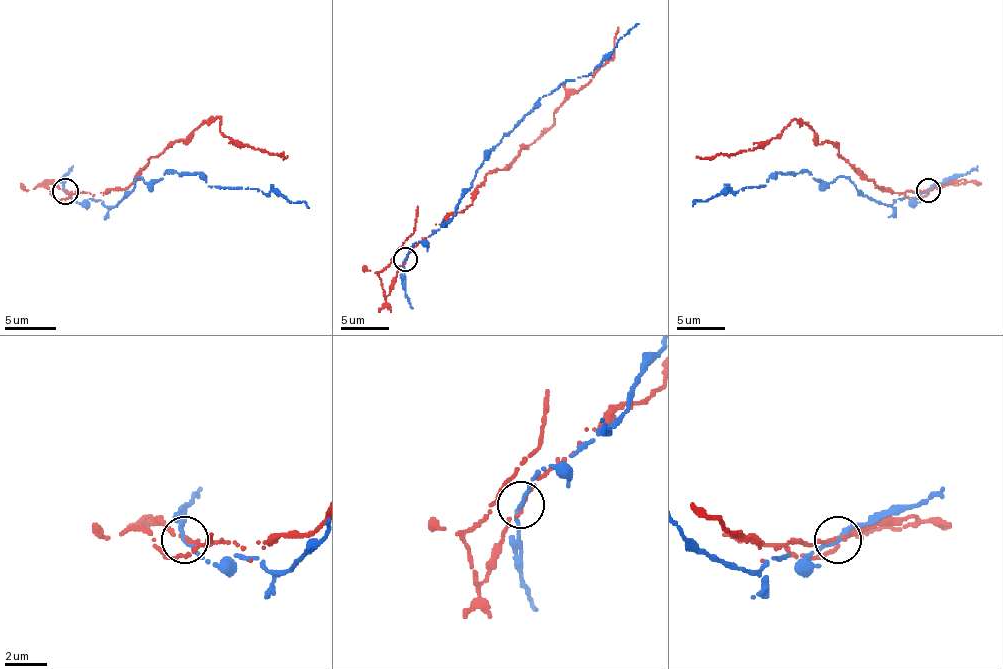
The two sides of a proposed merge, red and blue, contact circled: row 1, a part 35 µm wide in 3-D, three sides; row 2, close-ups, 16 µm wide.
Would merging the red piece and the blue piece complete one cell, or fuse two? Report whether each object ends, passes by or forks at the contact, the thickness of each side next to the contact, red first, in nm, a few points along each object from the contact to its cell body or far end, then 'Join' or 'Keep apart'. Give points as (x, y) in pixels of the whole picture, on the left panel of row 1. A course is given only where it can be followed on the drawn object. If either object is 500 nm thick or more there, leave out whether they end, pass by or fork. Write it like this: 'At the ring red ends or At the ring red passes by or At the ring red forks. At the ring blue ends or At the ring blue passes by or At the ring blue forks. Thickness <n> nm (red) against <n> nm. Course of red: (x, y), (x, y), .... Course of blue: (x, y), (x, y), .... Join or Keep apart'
At the ring red passes by. At the ring blue ends. Thickness 160 nm (red) against 280 nm. Course of red: (64, 192), (128, 189), (153, 156), (217, 118), (222, 133), (255, 148), (288, 156). Course of blue: (64, 192), (115, 207), (138, 176), (153, 184), (168, 171), (199, 174), (209, 187), (280, 192), (308, 207). Keep apart

